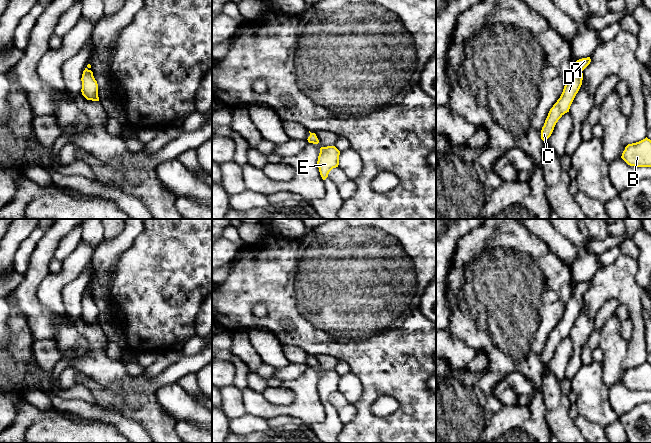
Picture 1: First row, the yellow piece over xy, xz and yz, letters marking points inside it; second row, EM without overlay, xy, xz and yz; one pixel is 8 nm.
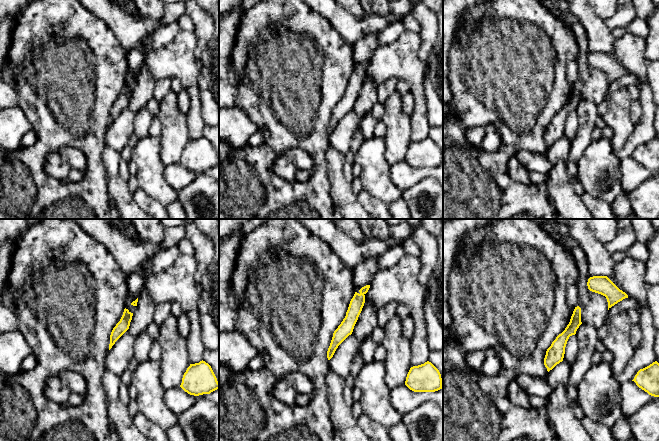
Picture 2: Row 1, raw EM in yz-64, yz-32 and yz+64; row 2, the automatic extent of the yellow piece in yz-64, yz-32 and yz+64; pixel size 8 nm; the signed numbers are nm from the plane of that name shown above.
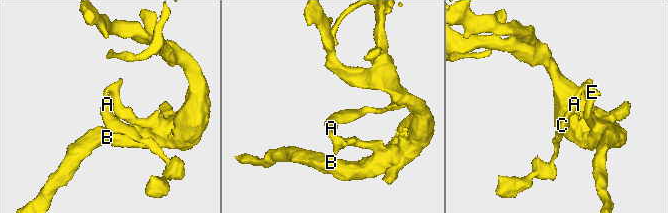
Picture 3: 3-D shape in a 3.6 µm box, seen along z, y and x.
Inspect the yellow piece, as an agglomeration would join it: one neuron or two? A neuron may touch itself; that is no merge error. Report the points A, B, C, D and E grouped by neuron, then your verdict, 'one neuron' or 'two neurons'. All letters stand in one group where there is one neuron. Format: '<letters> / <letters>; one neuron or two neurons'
A B C D E; one neuron

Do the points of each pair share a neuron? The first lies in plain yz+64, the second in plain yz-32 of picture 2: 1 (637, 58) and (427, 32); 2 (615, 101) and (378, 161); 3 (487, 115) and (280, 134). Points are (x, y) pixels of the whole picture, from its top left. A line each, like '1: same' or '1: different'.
1: different
2: different
3: same

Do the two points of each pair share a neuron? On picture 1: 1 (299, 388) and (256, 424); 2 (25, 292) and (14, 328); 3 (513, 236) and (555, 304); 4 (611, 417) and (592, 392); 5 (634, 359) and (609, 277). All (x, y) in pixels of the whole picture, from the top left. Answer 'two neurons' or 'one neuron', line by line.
1: two neurons
2: two neurons
3: one neuron
4: one neuron
5: one neuron

